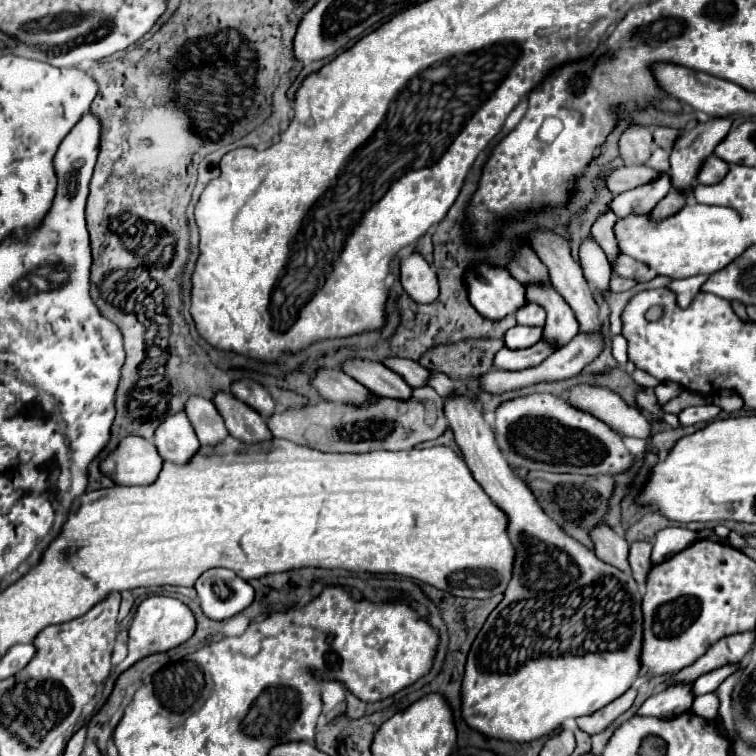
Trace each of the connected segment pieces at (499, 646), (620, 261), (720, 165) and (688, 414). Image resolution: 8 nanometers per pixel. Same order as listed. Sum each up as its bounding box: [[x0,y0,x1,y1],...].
[[443,392,641,742],[611,254,657,282],[695,154,729,184],[679,404,721,426]]

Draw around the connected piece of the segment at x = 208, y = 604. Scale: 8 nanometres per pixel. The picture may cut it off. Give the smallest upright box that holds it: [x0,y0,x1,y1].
[195,570,253,620]

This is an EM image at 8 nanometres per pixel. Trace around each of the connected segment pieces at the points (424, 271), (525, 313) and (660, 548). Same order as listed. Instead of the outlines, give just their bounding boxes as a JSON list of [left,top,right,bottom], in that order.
[[401,250,439,304],[515,302,545,326],[653,528,697,564]]

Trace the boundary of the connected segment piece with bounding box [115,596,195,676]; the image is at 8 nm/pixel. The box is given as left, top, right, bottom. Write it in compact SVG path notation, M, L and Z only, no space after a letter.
M149 596L145 598L135 612L135 618L131 622L129 628L129 652L127 658L115 668L115 676L119 676L123 670L127 670L129 666L133 666L135 662L139 662L145 656L157 654L157 652L167 652L179 644L183 644L185 640L189 640L195 632L195 616L193 612L177 598L169 598L169 596Z

